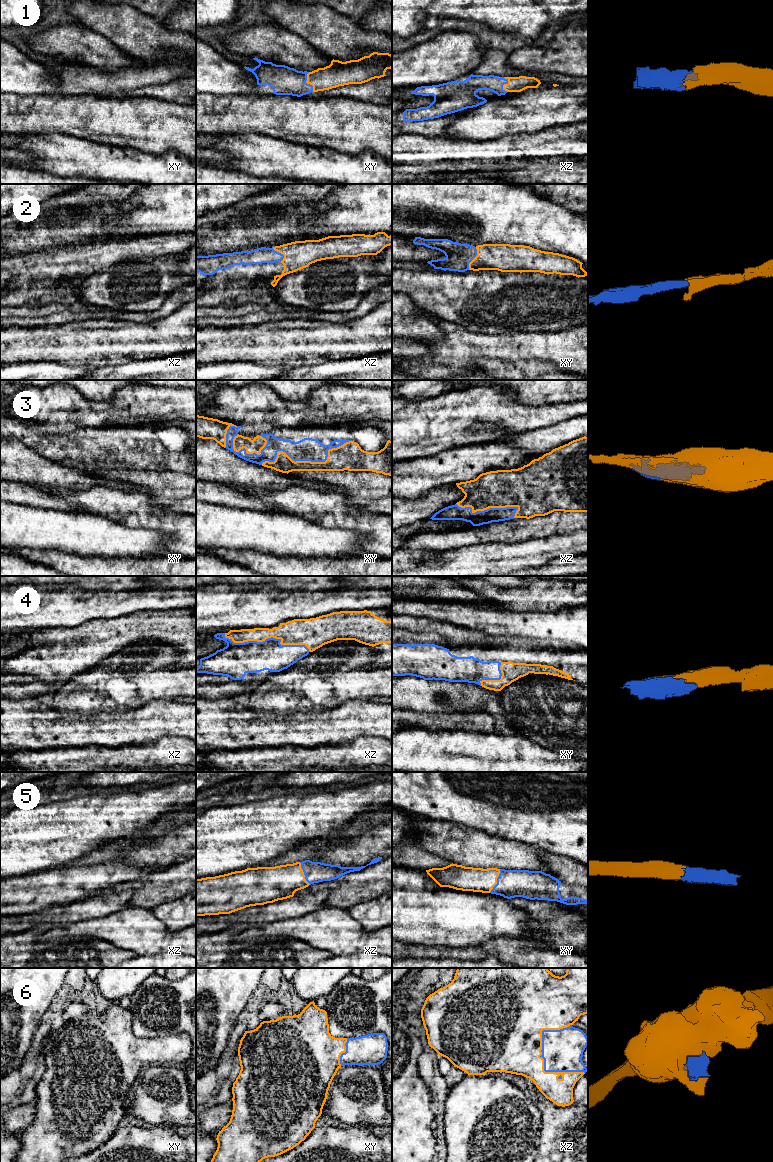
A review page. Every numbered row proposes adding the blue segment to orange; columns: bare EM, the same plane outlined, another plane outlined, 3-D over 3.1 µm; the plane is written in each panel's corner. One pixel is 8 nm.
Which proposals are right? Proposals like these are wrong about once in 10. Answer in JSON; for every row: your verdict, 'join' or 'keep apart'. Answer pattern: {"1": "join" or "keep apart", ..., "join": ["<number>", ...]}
{"1": "join", "2": "join", "3": "join", "4": "join", "5": "join", "6": "join", "join": ["1", "2", "3", "4", "5", "6"]}

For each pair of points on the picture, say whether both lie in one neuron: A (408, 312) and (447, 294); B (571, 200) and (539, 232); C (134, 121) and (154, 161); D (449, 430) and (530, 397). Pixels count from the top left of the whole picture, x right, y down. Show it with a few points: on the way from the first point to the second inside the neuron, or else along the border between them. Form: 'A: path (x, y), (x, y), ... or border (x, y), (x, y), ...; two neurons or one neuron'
A: border (402, 292), (406, 292), (419, 308), (437, 315); two neurons
B: border (543, 196), (577, 214); two neurons
C: border (128, 146), (157, 154); two neurons
D: border (510, 390), (521, 403), (542, 405); two neurons

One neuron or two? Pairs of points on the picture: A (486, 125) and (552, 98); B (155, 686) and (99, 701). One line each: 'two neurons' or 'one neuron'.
A: one neuron
B: one neuron

